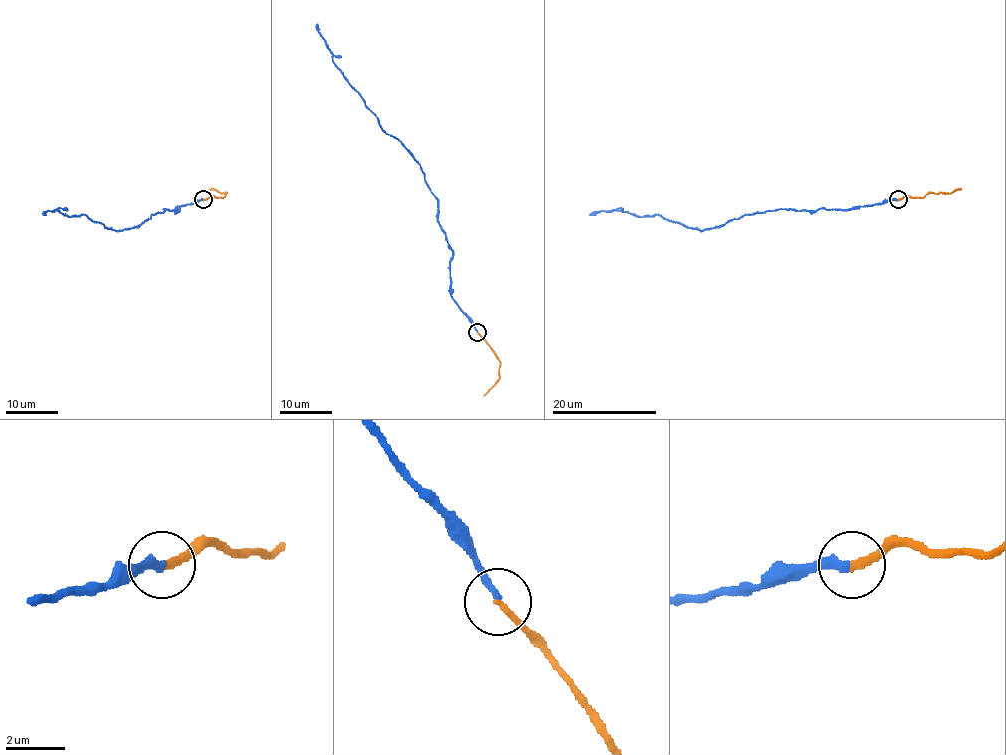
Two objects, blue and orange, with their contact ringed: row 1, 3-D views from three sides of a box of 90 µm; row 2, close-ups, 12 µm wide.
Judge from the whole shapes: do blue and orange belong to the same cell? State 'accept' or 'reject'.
accept

